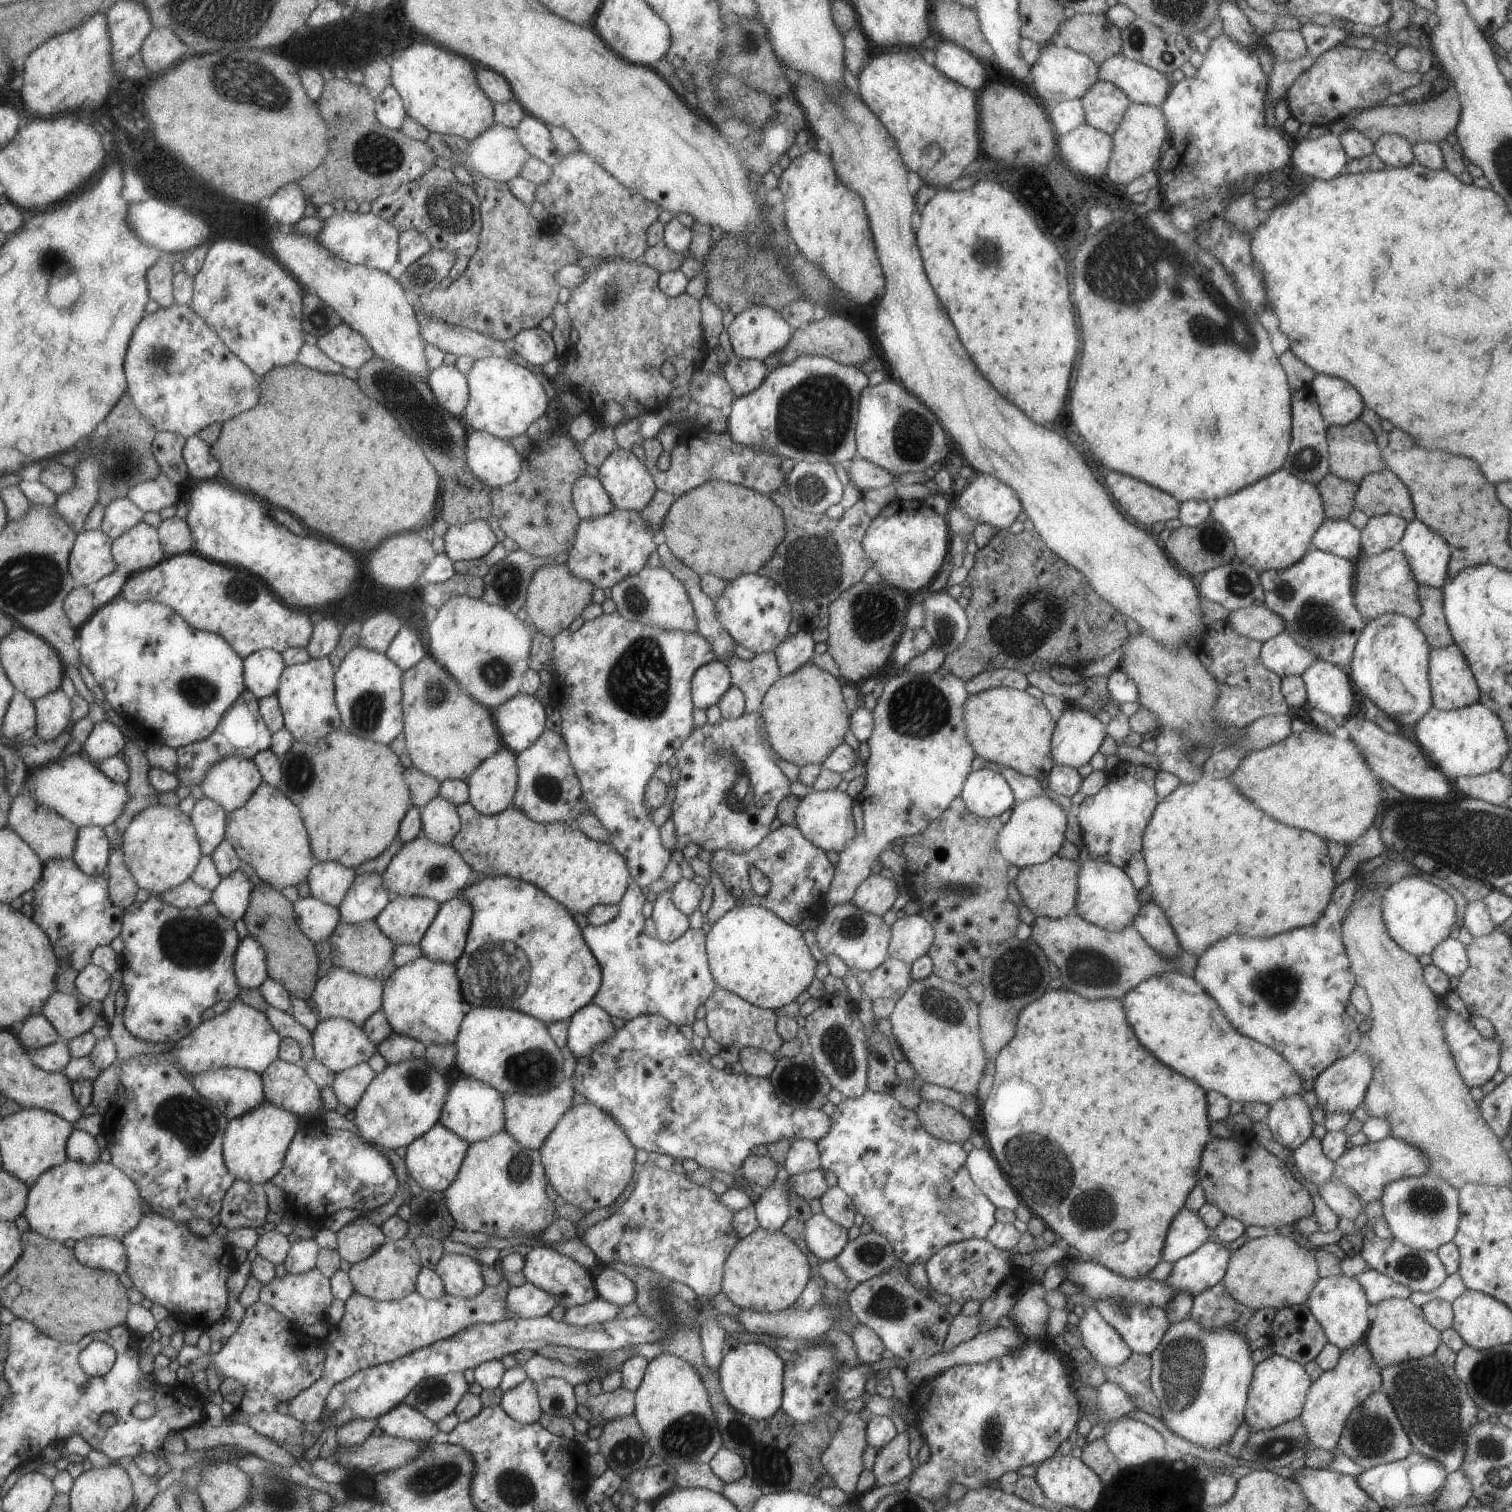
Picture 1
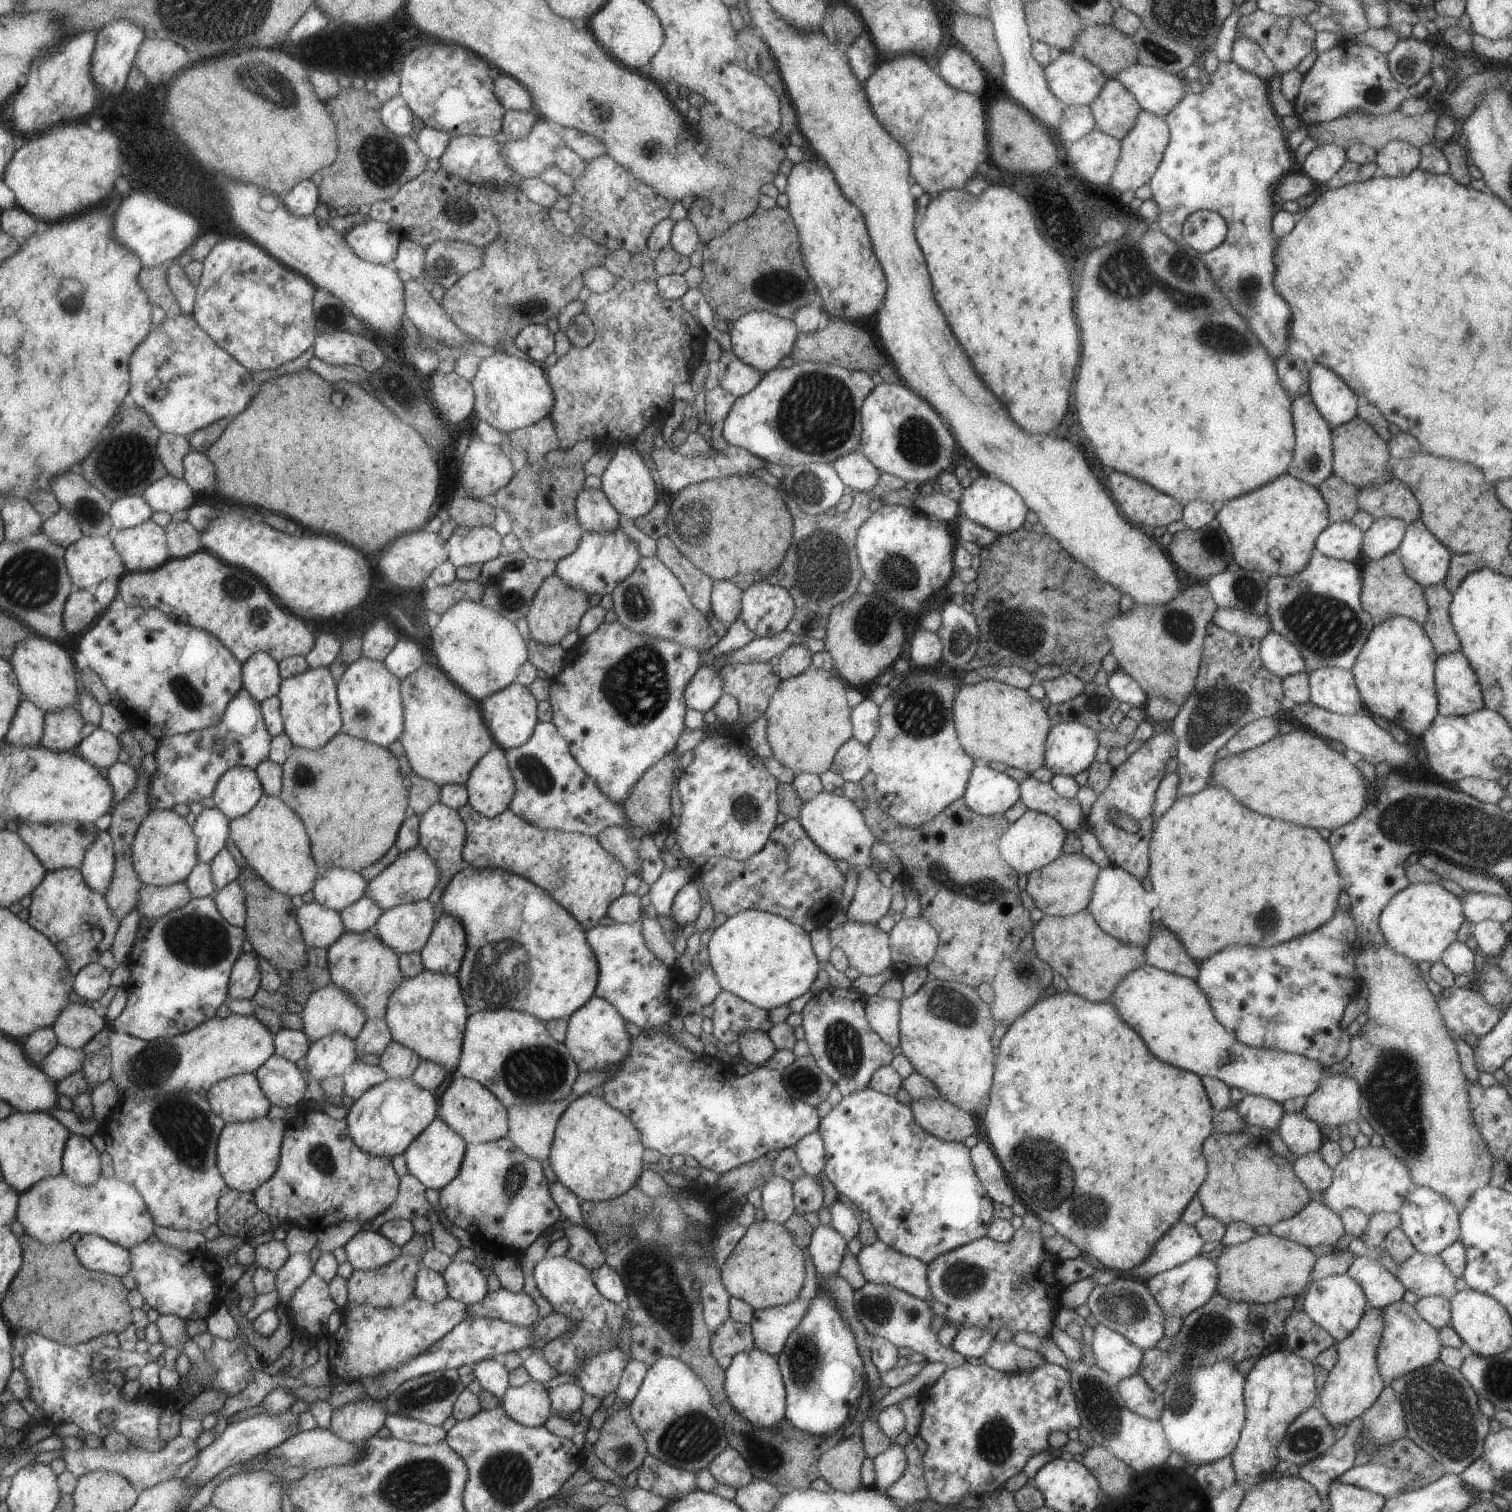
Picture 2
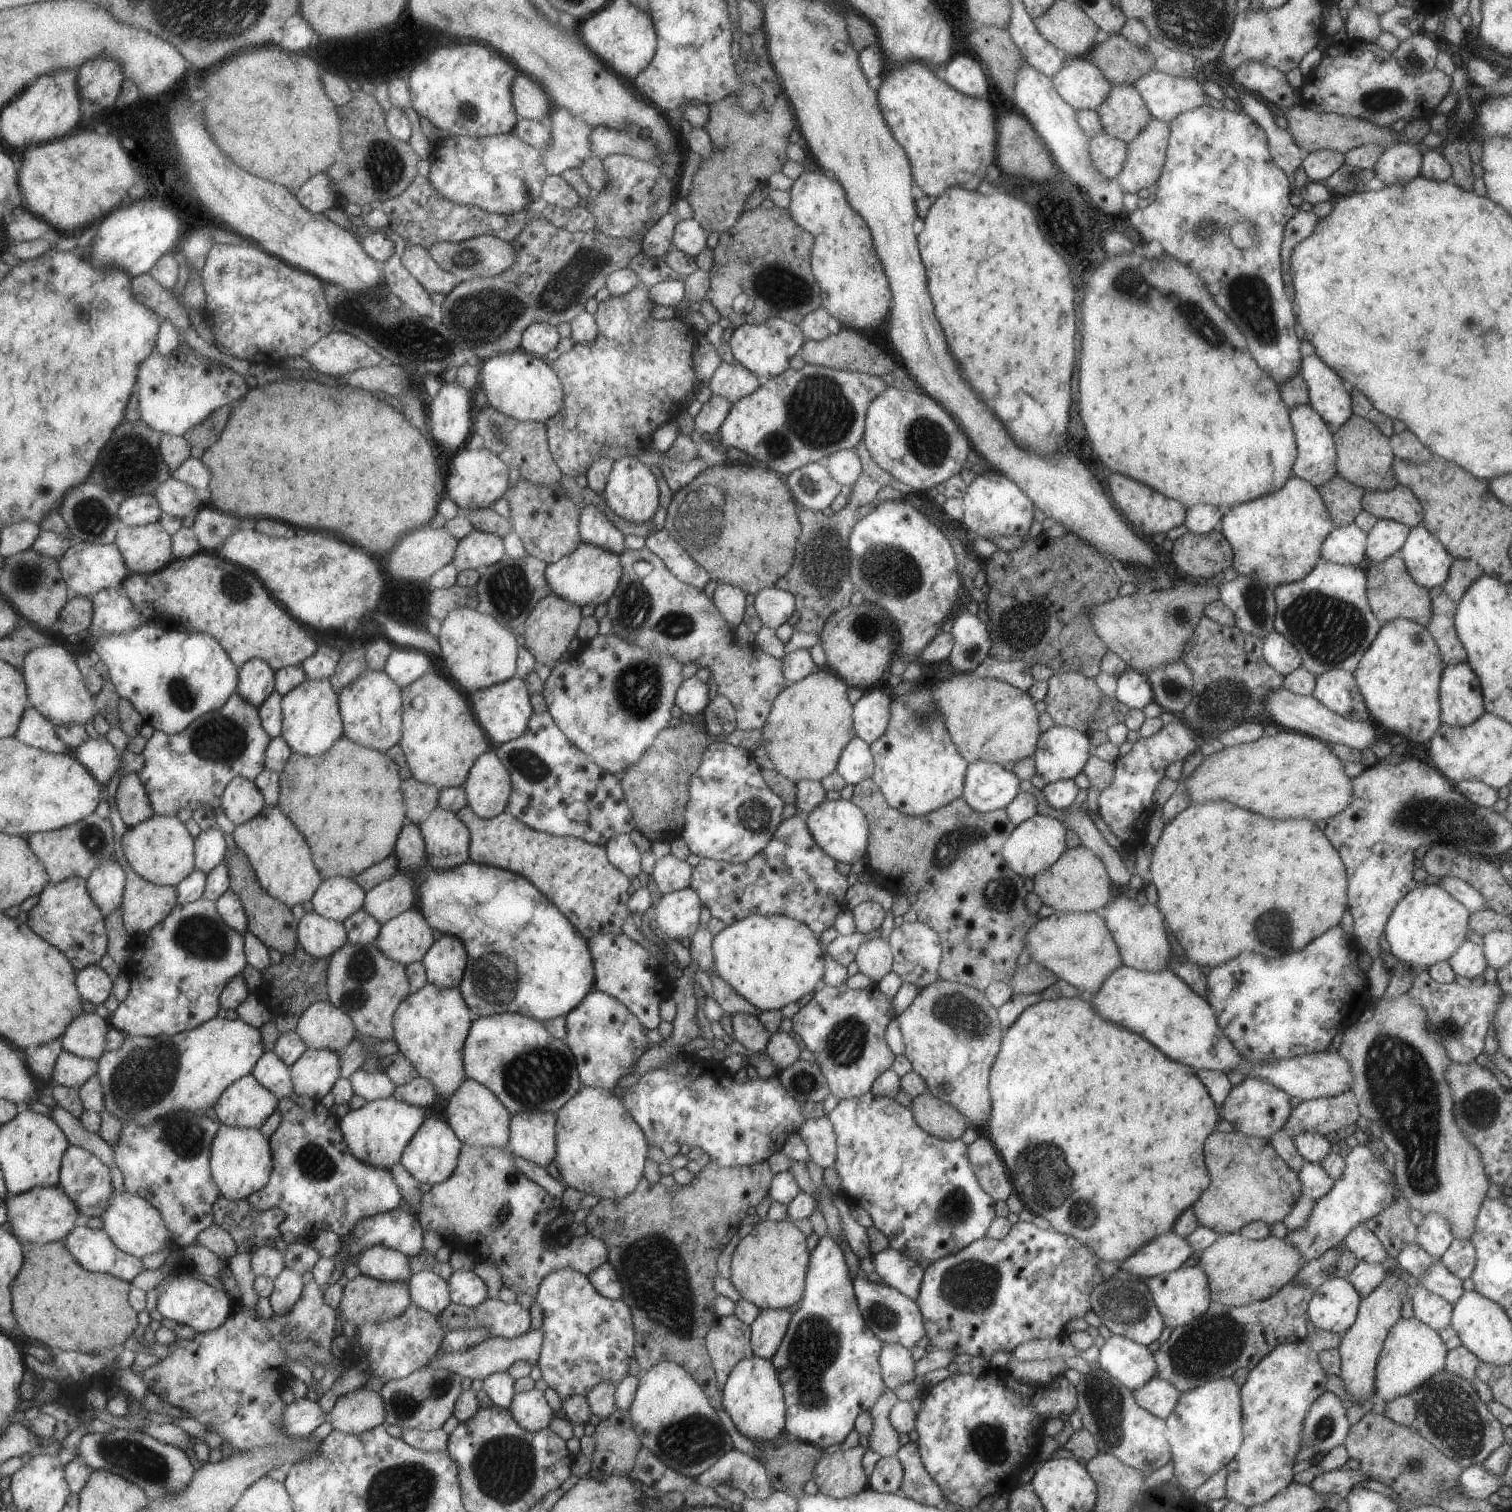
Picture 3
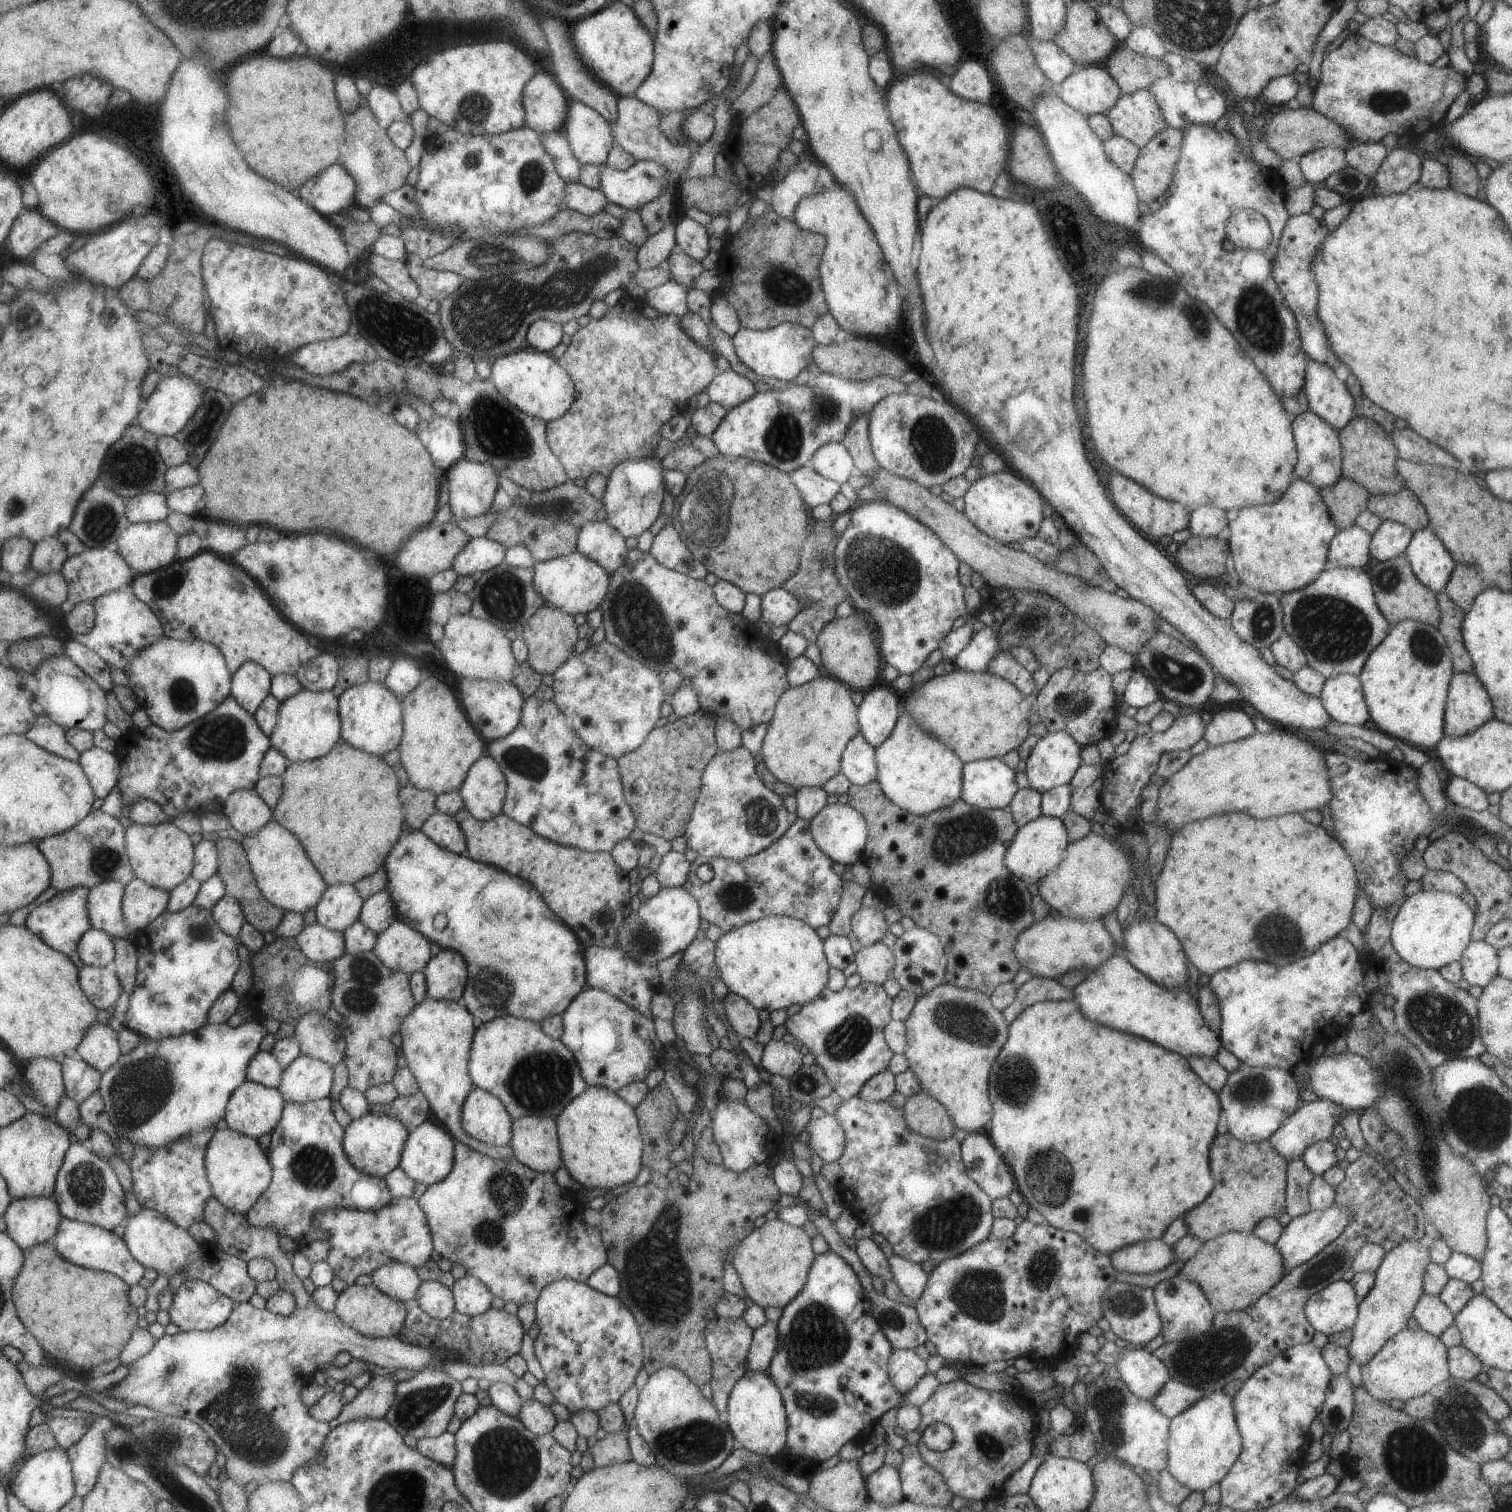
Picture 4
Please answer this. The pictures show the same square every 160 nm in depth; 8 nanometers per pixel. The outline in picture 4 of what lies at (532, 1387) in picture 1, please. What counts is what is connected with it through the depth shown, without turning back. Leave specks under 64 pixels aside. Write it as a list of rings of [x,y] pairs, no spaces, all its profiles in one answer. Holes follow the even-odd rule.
[[[534,1399],[521,1402],[517,1420],[526,1430],[537,1435],[551,1433],[553,1426],[557,1425],[557,1420],[555,1420],[549,1406]]]

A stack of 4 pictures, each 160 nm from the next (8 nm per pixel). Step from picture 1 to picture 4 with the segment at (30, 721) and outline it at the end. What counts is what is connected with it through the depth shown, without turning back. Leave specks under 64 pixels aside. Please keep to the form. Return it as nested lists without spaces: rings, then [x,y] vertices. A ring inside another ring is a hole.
[[[45,714],[37,716],[35,726],[25,736],[48,752],[53,752],[53,754],[74,762],[80,762],[81,753],[69,742],[67,730]]]

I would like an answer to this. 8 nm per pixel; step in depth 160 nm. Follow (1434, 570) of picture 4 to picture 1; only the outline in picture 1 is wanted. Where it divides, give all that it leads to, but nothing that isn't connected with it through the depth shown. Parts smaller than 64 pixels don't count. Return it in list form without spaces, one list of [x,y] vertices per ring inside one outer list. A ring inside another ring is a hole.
[[[1416,519],[1410,521],[1398,549],[1405,556],[1415,582],[1431,588],[1442,588],[1446,584],[1452,548],[1433,530]]]

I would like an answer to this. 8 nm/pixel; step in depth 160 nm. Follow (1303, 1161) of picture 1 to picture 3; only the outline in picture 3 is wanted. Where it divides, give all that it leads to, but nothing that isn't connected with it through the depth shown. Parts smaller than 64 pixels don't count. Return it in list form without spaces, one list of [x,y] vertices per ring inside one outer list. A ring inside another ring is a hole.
[[[1304,1161],[1296,1173],[1301,1184],[1301,1195],[1308,1200],[1321,1199],[1333,1187],[1333,1179],[1317,1162]]]

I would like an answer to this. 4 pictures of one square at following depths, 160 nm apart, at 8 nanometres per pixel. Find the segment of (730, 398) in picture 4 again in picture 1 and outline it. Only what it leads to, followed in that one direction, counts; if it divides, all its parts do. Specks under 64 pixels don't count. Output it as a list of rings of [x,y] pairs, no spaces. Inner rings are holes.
[[[729,356],[722,365],[722,376],[732,396],[738,398],[756,390],[766,378],[769,369],[754,359],[739,359]]]

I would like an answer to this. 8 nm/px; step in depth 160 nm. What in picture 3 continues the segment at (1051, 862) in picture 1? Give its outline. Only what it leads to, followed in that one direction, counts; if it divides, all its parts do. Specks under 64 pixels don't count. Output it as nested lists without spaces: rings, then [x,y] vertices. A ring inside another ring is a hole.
[[[1083,846],[1066,849],[1061,857],[1047,868],[1032,877],[1033,890],[1043,905],[1059,912],[1100,912],[1111,894],[1111,882],[1099,858]]]

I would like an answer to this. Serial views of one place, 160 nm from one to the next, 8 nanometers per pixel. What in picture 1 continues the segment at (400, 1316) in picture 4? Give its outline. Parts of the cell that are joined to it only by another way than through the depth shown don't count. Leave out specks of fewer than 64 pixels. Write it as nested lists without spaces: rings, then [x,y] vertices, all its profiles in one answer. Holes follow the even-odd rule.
[[[407,1238],[386,1240],[370,1258],[354,1263],[347,1272],[354,1293],[375,1301],[399,1301],[416,1291],[415,1282],[421,1270],[418,1251]]]

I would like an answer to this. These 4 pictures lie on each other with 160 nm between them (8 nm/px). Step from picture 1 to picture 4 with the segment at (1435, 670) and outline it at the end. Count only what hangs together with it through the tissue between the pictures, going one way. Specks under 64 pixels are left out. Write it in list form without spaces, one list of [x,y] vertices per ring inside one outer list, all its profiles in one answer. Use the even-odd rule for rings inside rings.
[[[1454,673],[1445,700],[1444,736],[1471,734],[1494,718],[1489,696],[1473,673]]]

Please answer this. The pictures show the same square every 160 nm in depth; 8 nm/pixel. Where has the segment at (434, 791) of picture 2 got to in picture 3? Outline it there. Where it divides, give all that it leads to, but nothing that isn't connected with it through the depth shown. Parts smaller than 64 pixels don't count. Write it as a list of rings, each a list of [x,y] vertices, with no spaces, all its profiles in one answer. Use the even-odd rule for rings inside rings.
[[[409,777],[401,781],[400,791],[406,806],[407,821],[415,825],[423,822],[427,814],[438,806],[439,790],[433,785]]]

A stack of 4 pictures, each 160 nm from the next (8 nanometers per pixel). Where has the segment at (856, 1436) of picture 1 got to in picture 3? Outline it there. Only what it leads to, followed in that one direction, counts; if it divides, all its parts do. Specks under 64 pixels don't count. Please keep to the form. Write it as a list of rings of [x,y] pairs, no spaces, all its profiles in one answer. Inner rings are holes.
[[[857,1444],[849,1450],[837,1450],[831,1455],[823,1453],[815,1464],[812,1477],[818,1493],[841,1499],[868,1487],[868,1478],[861,1467],[865,1452],[865,1448]]]

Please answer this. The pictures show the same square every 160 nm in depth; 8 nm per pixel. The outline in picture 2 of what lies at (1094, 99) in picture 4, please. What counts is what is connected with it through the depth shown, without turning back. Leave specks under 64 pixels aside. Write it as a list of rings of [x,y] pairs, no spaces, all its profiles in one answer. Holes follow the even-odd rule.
[[[1070,51],[1056,53],[1052,62],[1043,67],[1043,76],[1045,76],[1049,92],[1053,94],[1054,98],[1057,98],[1062,106],[1088,106],[1097,98],[1103,84],[1108,80],[1097,66],[1088,62],[1085,58],[1073,56]]]

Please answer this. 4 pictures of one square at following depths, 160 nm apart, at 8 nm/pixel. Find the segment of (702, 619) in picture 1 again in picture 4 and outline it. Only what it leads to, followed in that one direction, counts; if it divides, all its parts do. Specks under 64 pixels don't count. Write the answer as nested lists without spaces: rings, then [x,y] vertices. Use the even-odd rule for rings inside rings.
[[[669,515],[665,526],[653,536],[649,553],[664,568],[685,574],[691,579],[701,580],[706,576],[705,566],[697,562],[689,552],[689,548],[681,542],[679,534],[671,524]]]

